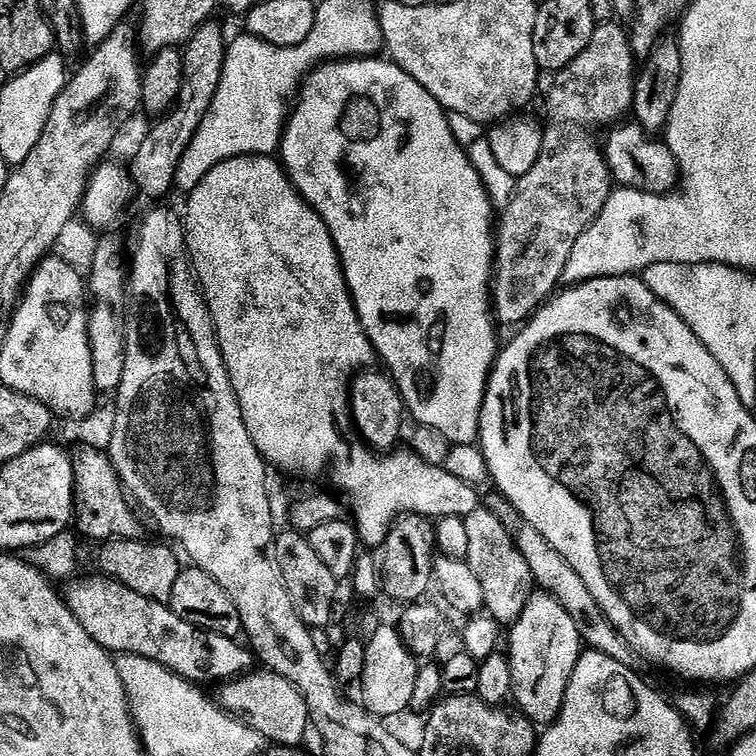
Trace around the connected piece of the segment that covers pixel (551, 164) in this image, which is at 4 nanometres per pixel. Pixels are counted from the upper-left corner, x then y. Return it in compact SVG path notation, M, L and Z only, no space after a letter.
M560 144L553 148L545 146L541 150L534 166L515 181L515 192L502 208L504 217L501 220L499 217L494 232L494 279L490 284L490 304L496 307L497 321L500 319L504 324L523 325L561 287L574 242L578 242L580 235L598 218L598 214L602 214L602 206L606 206L613 190L612 172L599 151L567 152Z

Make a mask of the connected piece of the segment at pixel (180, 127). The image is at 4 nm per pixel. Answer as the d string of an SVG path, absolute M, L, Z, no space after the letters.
M216 22L203 24L183 45L184 65L182 66L182 90L176 103L167 114L151 125L136 157L130 161L132 180L137 189L140 188L148 196L164 196L173 191L176 182L176 170L182 160L182 154L190 146L198 126L202 126L202 118L210 110L214 102L214 94L218 94L218 82L222 82L222 66L228 53L226 35Z

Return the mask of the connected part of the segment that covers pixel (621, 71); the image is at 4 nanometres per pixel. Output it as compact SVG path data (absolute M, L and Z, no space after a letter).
M597 24L594 38L590 38L590 46L586 46L586 50L582 50L574 62L551 77L548 104L558 119L568 124L611 125L631 113L638 64L633 60L635 57L629 33L625 29L623 32L618 24Z

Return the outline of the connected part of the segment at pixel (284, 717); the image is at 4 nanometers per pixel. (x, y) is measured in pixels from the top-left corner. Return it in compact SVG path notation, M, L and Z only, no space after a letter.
M249 670L236 679L227 681L218 695L218 703L244 724L250 725L269 745L295 748L301 742L304 731L309 731L310 717L302 694L282 674L267 670Z

